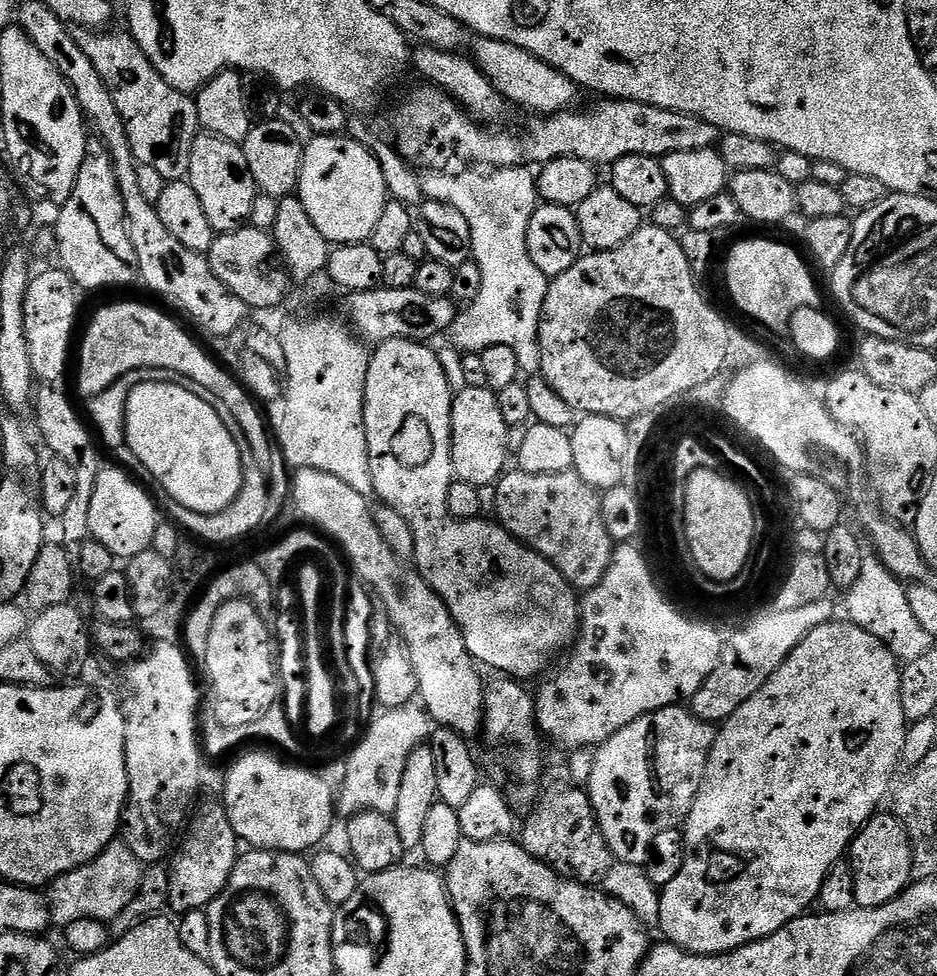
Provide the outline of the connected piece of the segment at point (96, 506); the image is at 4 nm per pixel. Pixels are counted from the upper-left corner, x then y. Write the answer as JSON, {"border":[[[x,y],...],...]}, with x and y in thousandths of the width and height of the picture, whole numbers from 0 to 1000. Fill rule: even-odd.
{"border":[[[108,478],[100,498],[100,510],[96,513],[94,548],[97,552],[109,555],[109,559],[113,559],[117,568],[136,576],[161,563],[169,536],[166,525],[169,529],[168,513],[161,512],[130,481]]]}

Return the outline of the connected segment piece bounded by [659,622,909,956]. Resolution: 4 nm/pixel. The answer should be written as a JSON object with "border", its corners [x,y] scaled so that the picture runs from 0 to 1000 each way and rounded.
{"border":[[[904,637],[878,639],[856,654],[854,661],[843,669],[839,678],[835,678],[835,682],[830,682],[830,686],[826,686],[818,703],[813,703],[813,707],[809,707],[800,719],[792,719],[792,723],[788,723],[788,727],[783,727],[783,732],[779,732],[779,736],[767,743],[764,759],[753,781],[749,805],[728,845],[728,891],[724,891],[724,900],[719,900],[719,904],[715,904],[704,915],[703,954],[709,955],[708,962],[712,966],[721,967],[743,980],[767,980],[771,975],[782,975],[784,971],[803,967],[807,963],[816,963],[851,939],[859,938],[866,931],[862,929],[872,925],[882,895],[891,885],[902,880],[909,860],[936,835],[938,828],[935,827],[942,820],[945,823],[952,800],[962,786],[961,774],[970,744],[970,739],[965,736],[961,714],[962,688],[962,681],[952,673],[950,666],[946,666],[937,654],[924,650],[924,645]]]}

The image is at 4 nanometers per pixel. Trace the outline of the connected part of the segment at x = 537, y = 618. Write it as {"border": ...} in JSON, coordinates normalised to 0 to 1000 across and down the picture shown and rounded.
{"border":[[[417,348],[411,352],[400,353],[399,360],[393,366],[393,378],[391,379],[391,395],[388,397],[388,440],[391,441],[391,457],[393,458],[393,472],[395,473],[395,490],[397,491],[397,503],[409,515],[414,516],[433,535],[438,535],[438,543],[442,543],[442,581],[454,594],[474,614],[474,620],[480,625],[482,635],[489,642],[493,654],[497,658],[497,666],[503,670],[509,681],[518,685],[526,684],[526,690],[537,691],[542,695],[550,695],[556,699],[565,699],[571,693],[580,694],[589,675],[603,666],[609,665],[615,659],[619,647],[619,615],[606,593],[604,593],[591,579],[583,572],[578,572],[568,563],[554,553],[543,549],[542,544],[534,540],[533,536],[522,535],[517,531],[509,531],[503,535],[489,535],[486,529],[480,527],[476,518],[476,506],[483,494],[482,487],[482,407],[485,398],[478,394],[478,385],[474,382],[474,373],[460,361],[456,351],[446,348]]]}

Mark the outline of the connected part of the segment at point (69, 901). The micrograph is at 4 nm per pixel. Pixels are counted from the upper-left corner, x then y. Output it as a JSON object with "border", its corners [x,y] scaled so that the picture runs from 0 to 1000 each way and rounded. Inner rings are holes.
{"border":[[[130,861],[118,863],[96,884],[64,898],[52,907],[50,919],[57,946],[69,951],[75,945],[89,941],[123,943],[145,919],[153,894],[154,887]]]}

